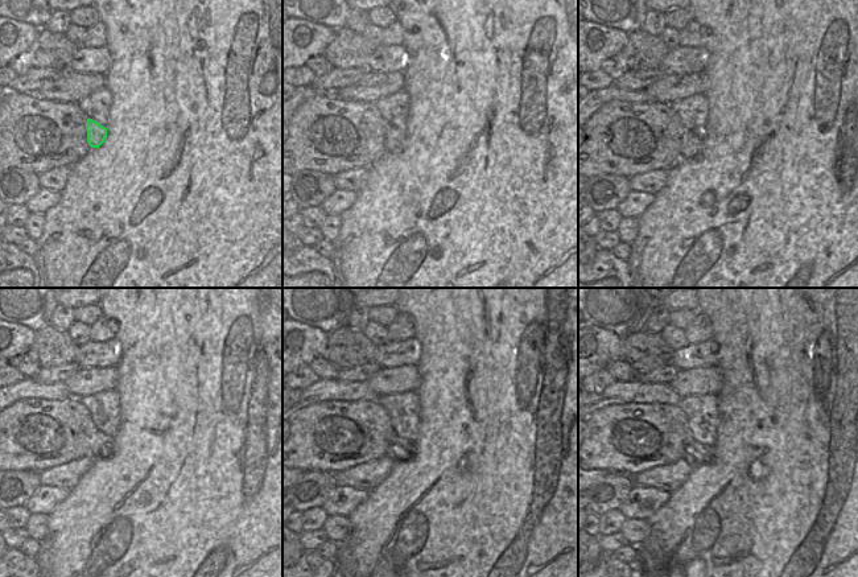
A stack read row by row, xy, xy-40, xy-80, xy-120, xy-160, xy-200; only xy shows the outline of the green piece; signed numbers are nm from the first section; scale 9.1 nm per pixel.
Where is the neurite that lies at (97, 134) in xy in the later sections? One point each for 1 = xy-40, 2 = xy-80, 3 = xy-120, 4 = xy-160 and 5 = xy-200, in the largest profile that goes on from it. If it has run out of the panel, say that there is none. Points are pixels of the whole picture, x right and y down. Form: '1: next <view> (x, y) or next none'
1: next xy-40 (394, 139)
2: next xy-80 (692, 144)
3: next xy-120 (102, 446)
4: next xy-160 (399, 448)
5: next xy-200 (693, 461)

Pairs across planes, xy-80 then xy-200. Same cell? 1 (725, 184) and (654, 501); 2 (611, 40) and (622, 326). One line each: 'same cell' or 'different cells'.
1: different cells
2: different cells

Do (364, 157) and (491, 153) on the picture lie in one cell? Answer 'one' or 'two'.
two

